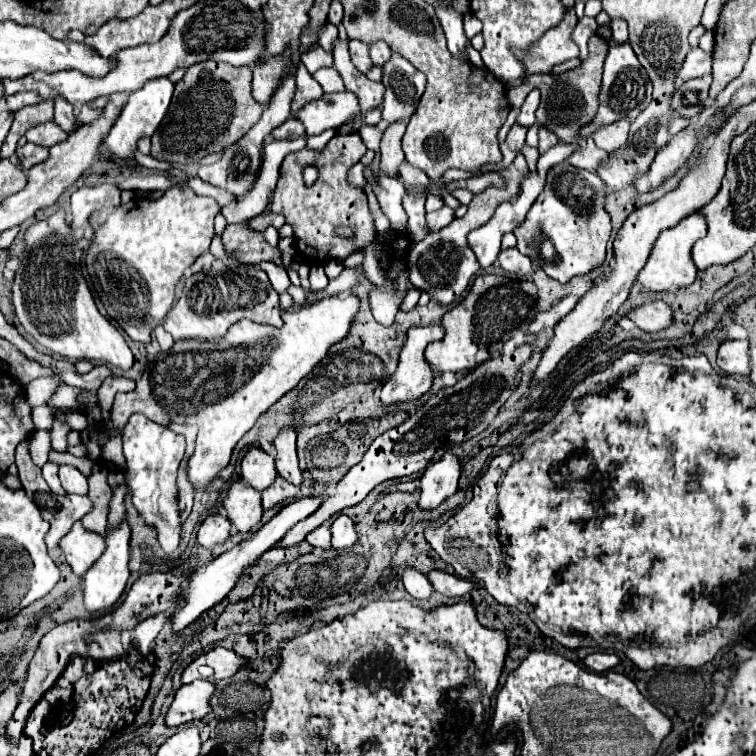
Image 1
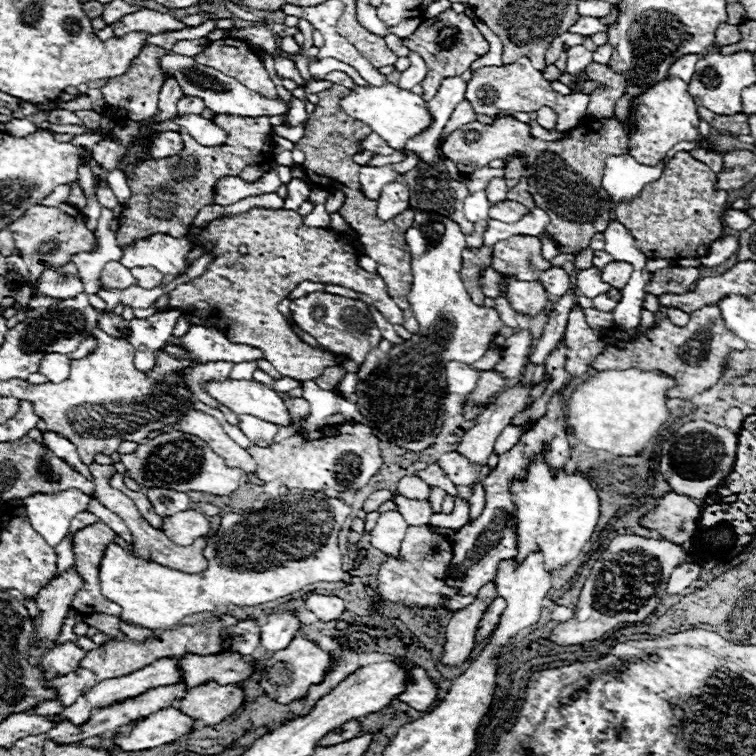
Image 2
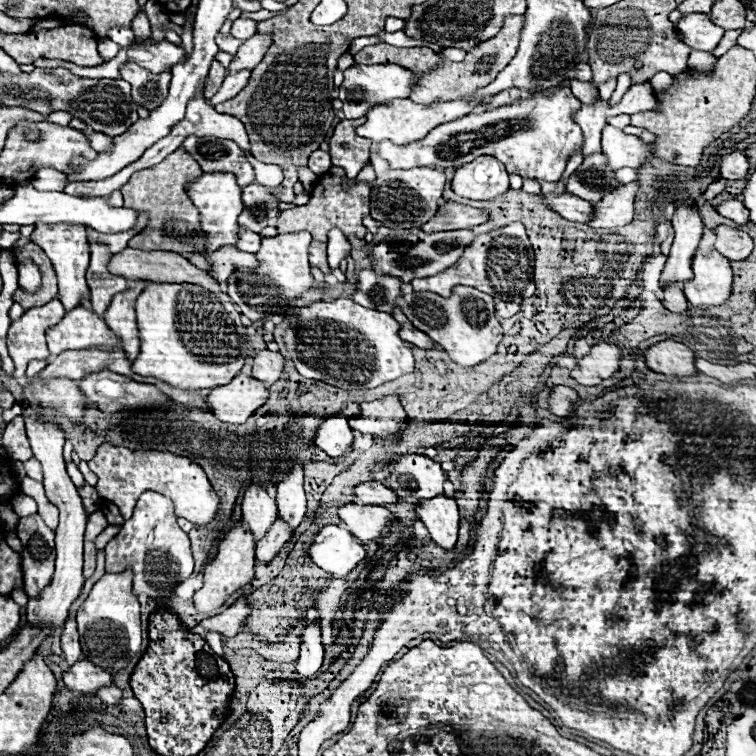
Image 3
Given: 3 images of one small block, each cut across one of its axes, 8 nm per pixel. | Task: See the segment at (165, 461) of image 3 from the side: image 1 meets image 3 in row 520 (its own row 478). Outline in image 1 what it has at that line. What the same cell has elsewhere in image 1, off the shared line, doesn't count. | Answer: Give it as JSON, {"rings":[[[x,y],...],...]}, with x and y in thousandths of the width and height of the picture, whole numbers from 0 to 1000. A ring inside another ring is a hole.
{"rings":[[[458,392],[458,394],[429,394],[423,399],[415,399],[410,405],[399,407],[384,407],[373,415],[373,434],[362,431],[347,431],[336,429],[331,423],[317,423],[310,429],[302,442],[286,452],[275,450],[235,450],[230,460],[220,468],[209,468],[188,492],[185,503],[180,505],[180,513],[169,521],[153,521],[151,537],[148,537],[148,561],[151,569],[135,569],[132,571],[132,590],[135,590],[135,608],[146,611],[164,622],[161,614],[161,582],[159,571],[177,545],[190,545],[193,553],[222,563],[225,558],[257,558],[262,563],[262,579],[259,579],[259,598],[254,601],[249,611],[249,632],[254,640],[275,640],[294,619],[302,616],[307,595],[312,585],[336,563],[336,558],[378,519],[384,519],[434,466],[439,455],[452,450],[463,434],[463,423],[474,413],[474,394]]]}

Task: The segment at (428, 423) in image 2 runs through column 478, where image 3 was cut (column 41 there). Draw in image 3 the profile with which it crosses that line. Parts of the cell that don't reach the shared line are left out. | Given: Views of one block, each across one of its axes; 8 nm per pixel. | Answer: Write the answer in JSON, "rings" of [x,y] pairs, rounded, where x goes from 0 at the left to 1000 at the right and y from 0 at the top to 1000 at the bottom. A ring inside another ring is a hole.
{"rings":[[[66,397],[58,405],[40,407],[32,418],[19,423],[11,437],[11,466],[19,476],[16,500],[26,500],[40,476],[58,476],[66,471],[58,450],[58,439],[77,429],[87,410],[77,397]]]}

